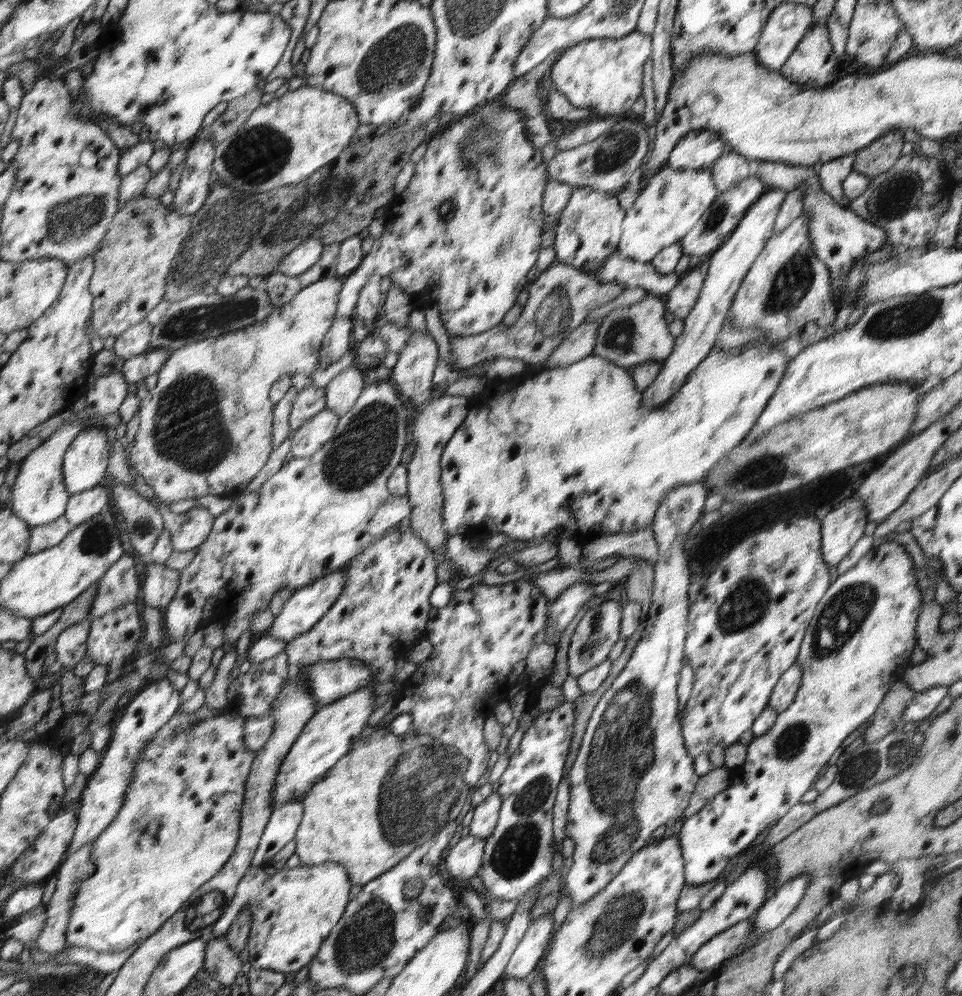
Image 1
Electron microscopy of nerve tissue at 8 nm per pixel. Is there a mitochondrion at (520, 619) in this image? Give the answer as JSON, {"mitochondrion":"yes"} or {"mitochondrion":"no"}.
{"mitochondrion":"no"}

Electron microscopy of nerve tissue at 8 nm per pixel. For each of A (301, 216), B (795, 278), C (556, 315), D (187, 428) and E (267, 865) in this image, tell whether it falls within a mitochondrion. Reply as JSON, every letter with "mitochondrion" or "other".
{"A":"mitochondrion","B":"mitochondrion","C":"mitochondrion","D":"mitochondrion","E":"other"}

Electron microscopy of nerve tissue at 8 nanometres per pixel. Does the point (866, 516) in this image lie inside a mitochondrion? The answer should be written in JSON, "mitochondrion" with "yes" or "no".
{"mitochondrion":"no"}

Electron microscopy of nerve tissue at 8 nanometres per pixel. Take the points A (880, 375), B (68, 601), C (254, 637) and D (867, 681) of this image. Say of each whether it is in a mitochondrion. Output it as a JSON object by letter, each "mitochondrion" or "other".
{"A":"other","B":"other","C":"other","D":"other"}

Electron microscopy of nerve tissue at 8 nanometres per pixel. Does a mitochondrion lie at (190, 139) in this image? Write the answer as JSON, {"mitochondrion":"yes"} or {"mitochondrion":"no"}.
{"mitochondrion":"no"}

